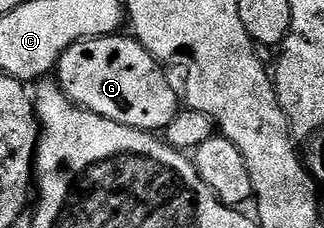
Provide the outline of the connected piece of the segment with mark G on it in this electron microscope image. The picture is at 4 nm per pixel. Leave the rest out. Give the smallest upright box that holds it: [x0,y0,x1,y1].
[56,34,180,133]

